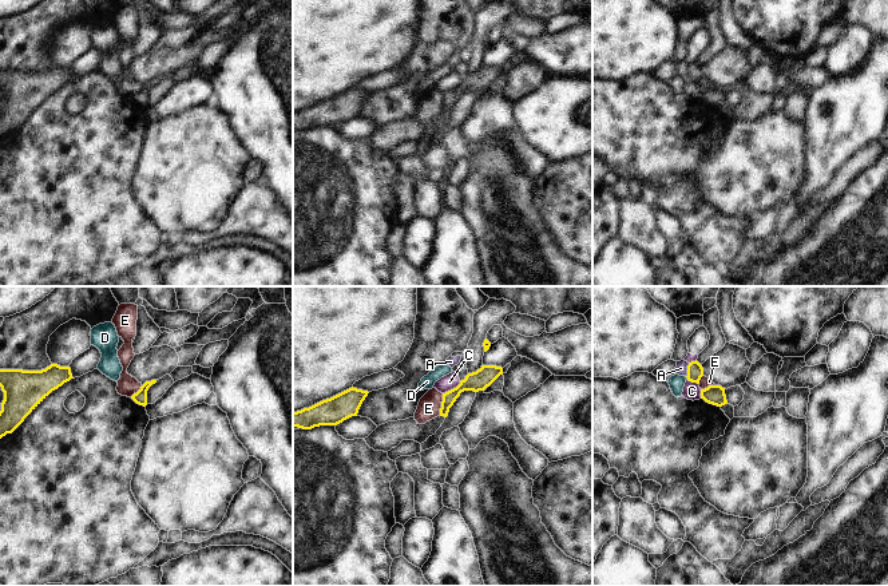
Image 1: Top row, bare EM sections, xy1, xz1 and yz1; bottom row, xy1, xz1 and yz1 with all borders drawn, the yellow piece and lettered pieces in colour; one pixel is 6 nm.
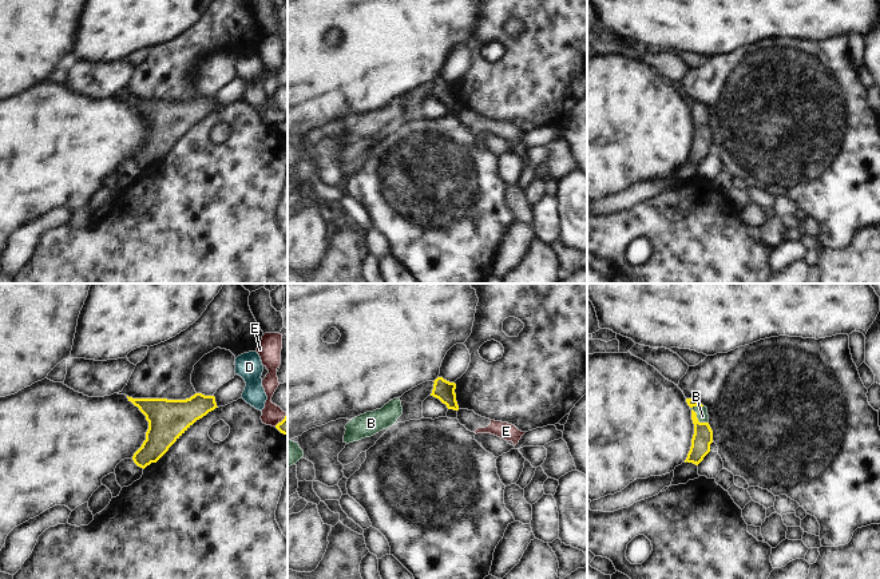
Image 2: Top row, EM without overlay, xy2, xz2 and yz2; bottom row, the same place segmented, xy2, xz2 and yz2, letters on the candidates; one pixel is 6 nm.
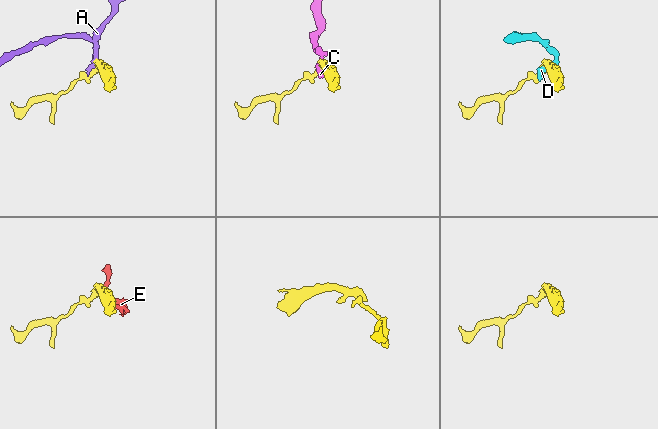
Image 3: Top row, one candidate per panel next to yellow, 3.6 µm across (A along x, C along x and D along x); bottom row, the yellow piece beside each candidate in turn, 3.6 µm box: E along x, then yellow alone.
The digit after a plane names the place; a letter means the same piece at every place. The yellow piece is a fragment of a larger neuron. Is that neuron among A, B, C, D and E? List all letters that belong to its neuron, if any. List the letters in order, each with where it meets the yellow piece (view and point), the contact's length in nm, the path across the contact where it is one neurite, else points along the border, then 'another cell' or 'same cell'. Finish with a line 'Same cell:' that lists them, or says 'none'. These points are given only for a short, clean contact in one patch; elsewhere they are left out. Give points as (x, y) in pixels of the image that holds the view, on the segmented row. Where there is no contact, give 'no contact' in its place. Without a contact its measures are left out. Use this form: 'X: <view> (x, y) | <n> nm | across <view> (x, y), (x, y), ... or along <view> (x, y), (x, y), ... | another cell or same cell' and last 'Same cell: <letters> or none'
A: yz1 (688, 369) | 90 nm | along yz1 (689, 363), (686, 376) | another cell
B: yz2 (696, 417) | 140 nm | across yz2 (702, 437), (701, 423), (696, 417), (702, 416) | same cell
C: xz1 (451, 389) | 130 nm | along xz1 (460, 381), (443, 394) | another cell
D: yz1 (686, 376) | 30 nm | along yz1 (685, 376), (688, 379) | another cell
E: xz1 (441, 404) | 140 nm | along xz1 (443, 394), (439, 415) | another cell
Same cell: B

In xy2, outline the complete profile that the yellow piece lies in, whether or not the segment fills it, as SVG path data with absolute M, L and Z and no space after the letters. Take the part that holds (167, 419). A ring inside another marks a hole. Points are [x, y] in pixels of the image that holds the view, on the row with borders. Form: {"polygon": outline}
{"polygon": "M202 393L186 400L127 398L148 421L146 440L132 456L134 463L143 469L156 463L197 420L218 408L214 396Z"}

